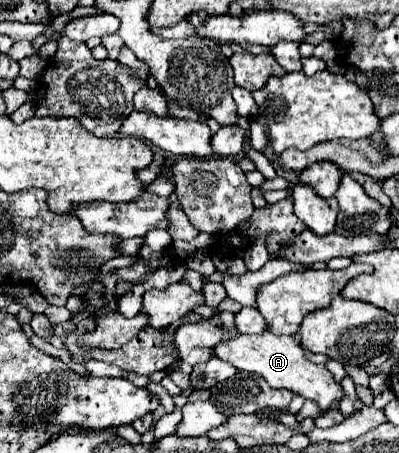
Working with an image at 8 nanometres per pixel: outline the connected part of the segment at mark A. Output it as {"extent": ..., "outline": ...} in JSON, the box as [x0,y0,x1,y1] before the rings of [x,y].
{"extent":[213,331,343,409],"outline":[[[269,331],[261,335],[245,335],[239,333],[227,341],[221,341],[213,347],[213,355],[231,363],[237,369],[259,373],[273,389],[289,389],[293,393],[303,395],[305,399],[313,399],[321,409],[327,409],[333,399],[343,397],[341,385],[335,383],[333,375],[327,371],[325,365],[315,365],[305,357],[301,343],[293,335],[273,335]]]}

